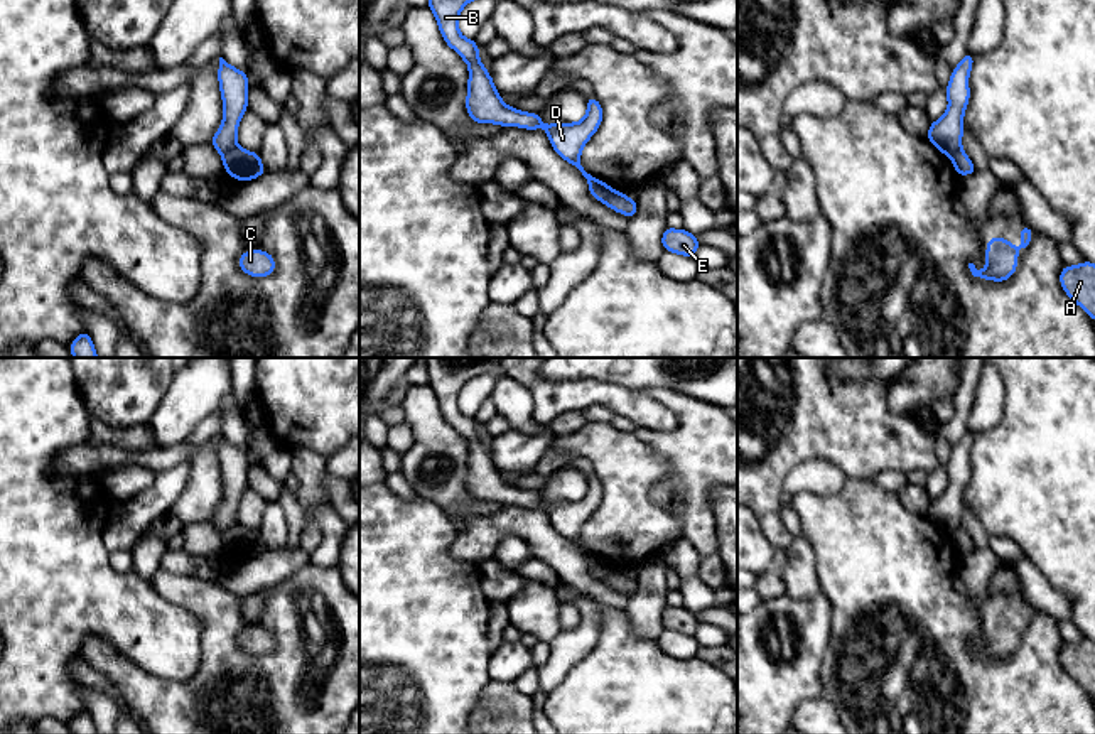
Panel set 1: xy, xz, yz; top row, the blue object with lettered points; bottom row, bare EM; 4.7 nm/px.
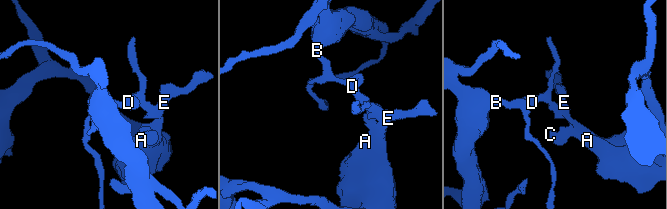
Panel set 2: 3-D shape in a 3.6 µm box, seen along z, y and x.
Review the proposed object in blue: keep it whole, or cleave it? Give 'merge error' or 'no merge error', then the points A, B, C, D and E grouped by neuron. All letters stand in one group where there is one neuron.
merge error; A C E / B D

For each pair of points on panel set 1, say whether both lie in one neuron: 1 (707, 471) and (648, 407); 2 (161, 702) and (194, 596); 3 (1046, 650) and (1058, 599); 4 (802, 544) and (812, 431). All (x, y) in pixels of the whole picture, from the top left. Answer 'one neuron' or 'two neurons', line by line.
1: two neurons
2: one neuron
3: two neurons
4: two neurons

